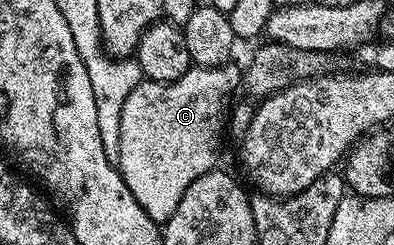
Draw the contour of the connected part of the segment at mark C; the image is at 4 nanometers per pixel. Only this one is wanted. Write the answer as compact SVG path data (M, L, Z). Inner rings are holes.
M229 61L226 63L223 63L221 67L198 67L198 66L191 66L188 68L188 71L183 75L182 77L178 77L178 81L174 81L173 83L149 83L147 81L141 81L139 85L135 87L135 89L130 93L130 97L126 97L126 101L122 105L122 113L120 114L120 136L118 137L118 149L120 150L120 158L118 160L118 170L120 173L120 176L123 177L123 179L126 181L126 185L130 189L130 193L134 195L134 201L142 207L144 210L145 216L147 218L151 219L153 224L156 225L163 225L168 222L168 218L174 213L174 209L178 209L178 201L182 201L182 197L186 193L186 189L190 189L190 185L194 181L198 181L198 177L202 177L206 174L207 171L213 170L217 166L216 163L216 138L220 135L220 118L224 115L224 110L228 107L228 98L231 97L232 94L235 93L236 87L237 91L238 88L241 86L242 83L242 71L241 68L238 66L235 67L235 62Z

